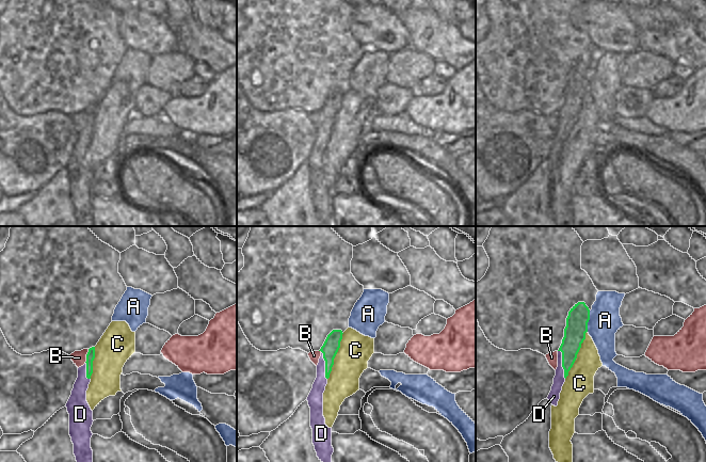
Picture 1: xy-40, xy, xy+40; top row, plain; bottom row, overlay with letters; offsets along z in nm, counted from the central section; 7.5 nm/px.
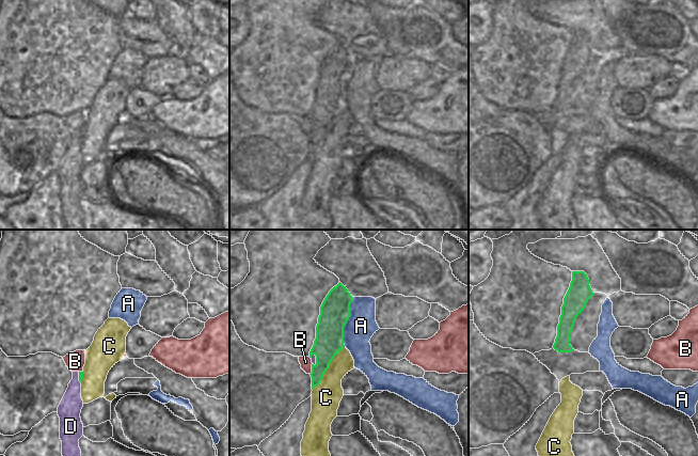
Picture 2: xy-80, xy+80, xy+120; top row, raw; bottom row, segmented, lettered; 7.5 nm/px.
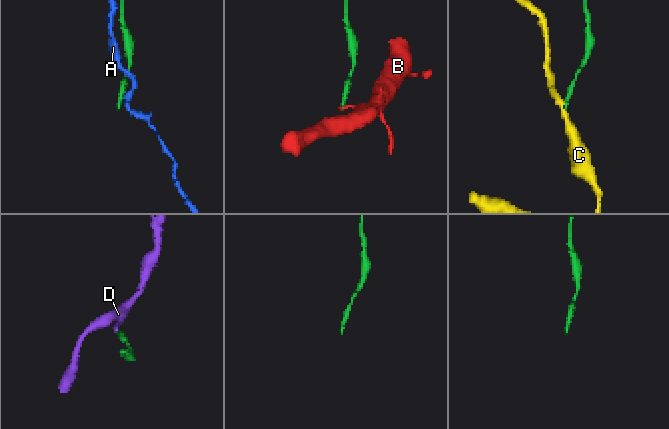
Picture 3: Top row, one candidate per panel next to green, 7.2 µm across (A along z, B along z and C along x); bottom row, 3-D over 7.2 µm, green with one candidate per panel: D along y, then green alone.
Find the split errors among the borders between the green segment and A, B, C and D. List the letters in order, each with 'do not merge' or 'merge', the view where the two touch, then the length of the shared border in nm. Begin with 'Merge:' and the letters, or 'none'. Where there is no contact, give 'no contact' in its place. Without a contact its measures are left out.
Merge: D
A: do not merge; meets green in xy+40; contact 160 nm long
B: do not merge; meets green in xy-40; contact 110 nm long
C: do not merge; meets green in xy+40; contact 400 nm long
D: merge; meets green in xy+40; contact 220 nm long

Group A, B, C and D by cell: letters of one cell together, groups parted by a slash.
A / B / C / D

